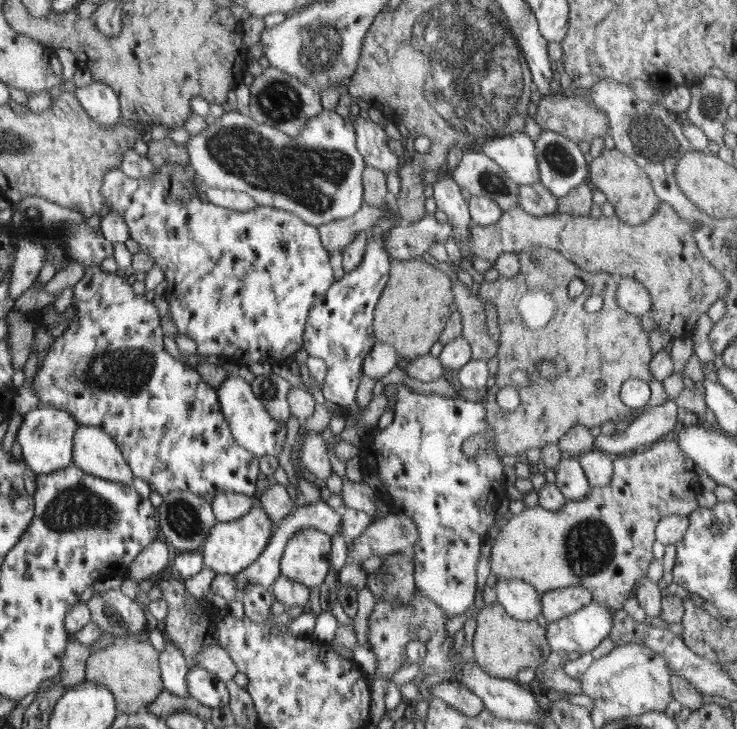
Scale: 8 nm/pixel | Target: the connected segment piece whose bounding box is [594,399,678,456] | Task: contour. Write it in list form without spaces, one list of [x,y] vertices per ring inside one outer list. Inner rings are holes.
[[[668,399],[664,404],[645,408],[623,431],[611,435],[598,434],[594,438],[595,449],[604,453],[631,454],[636,450],[651,446],[656,441],[674,430],[678,420],[678,405],[674,399]]]

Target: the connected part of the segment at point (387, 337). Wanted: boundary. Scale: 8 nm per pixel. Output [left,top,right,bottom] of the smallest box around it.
[375,257,452,360]

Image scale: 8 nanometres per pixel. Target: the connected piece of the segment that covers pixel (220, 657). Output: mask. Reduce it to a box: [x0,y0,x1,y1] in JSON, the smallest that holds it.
[193,645,237,681]

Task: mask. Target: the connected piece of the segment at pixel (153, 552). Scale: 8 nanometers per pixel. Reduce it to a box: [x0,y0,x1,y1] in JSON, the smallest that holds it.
[128,539,174,582]

